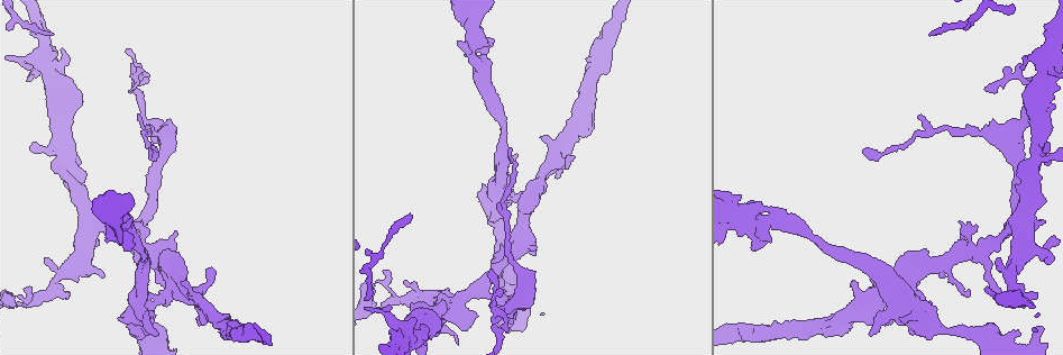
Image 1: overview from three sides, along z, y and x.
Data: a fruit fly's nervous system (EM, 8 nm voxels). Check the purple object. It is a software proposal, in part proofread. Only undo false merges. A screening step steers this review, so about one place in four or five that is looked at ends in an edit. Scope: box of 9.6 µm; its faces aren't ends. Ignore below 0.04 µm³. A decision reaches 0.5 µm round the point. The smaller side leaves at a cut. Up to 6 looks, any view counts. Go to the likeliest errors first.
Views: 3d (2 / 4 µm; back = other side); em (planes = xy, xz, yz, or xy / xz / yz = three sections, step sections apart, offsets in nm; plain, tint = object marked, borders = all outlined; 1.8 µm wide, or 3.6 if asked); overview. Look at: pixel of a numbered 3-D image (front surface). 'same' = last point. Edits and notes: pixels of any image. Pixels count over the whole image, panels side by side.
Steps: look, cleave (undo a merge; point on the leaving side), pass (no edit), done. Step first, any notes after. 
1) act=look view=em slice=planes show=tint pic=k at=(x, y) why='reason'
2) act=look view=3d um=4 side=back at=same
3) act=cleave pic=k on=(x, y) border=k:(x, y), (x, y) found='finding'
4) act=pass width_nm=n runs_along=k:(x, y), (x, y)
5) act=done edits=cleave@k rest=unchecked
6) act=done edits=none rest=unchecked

act=look view=3d um=4 pic=1 at=(1041, 157) why='two arms in line, one across'

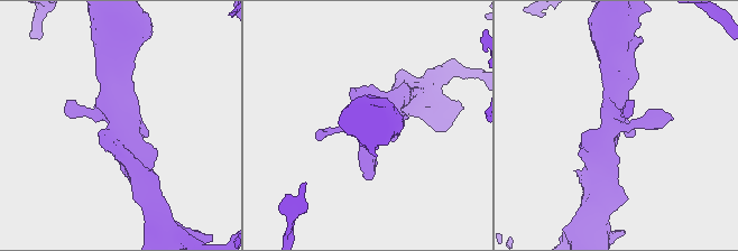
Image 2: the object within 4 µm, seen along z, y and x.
act=look view=em slice=planes show=tint pic=2 at=(123, 127)

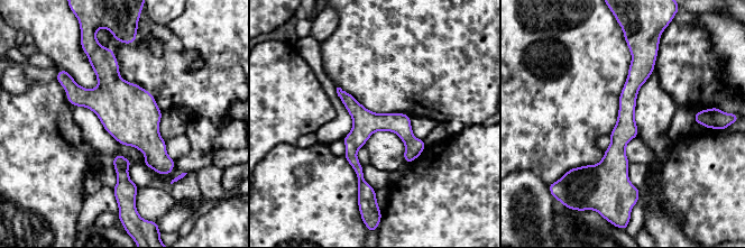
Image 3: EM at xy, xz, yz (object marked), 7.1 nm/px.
act=pass runs_along=3:(638, 56), (618, 141), (621, 190) found='all the same neuron'

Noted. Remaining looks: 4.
act=look view=em slice=yz step=4 show=tint pic=1 at=(477, 63) why='four-way junction'

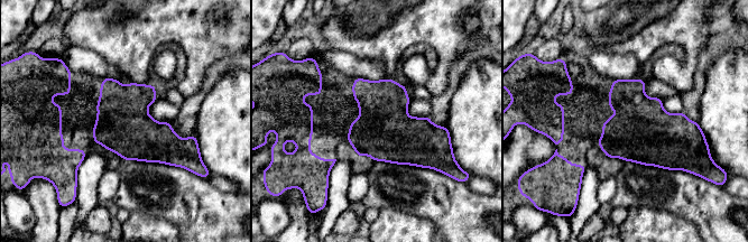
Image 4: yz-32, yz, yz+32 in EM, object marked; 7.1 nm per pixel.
act=look view=em slice=planes show=borders at=same why='cut it another way'

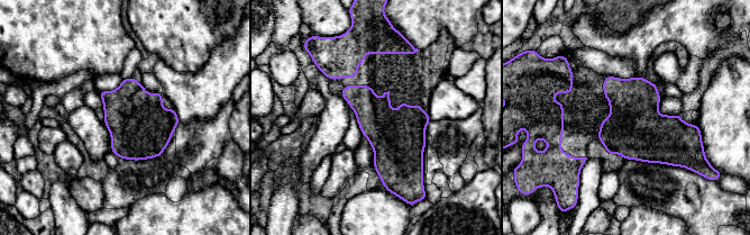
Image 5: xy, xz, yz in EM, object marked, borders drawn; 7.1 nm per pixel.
act=pass found='continuous, no second neuron'

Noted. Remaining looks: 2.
act=look view=em slice=planes show=tint pic=1 at=(498, 234) why='calibre changes'

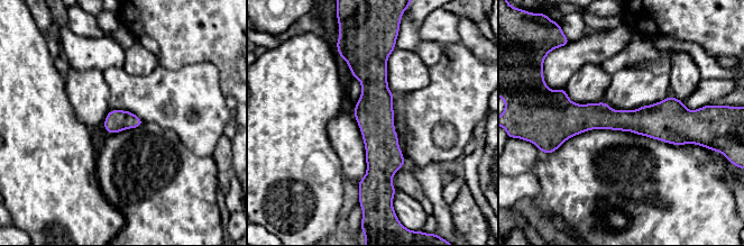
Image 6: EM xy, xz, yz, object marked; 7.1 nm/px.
act=pass runs_along=6:(367, 53), (375, 89), (378, 188) found='continuous, no second neuron'

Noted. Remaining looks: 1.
act=done edits=none rest=unchecked

